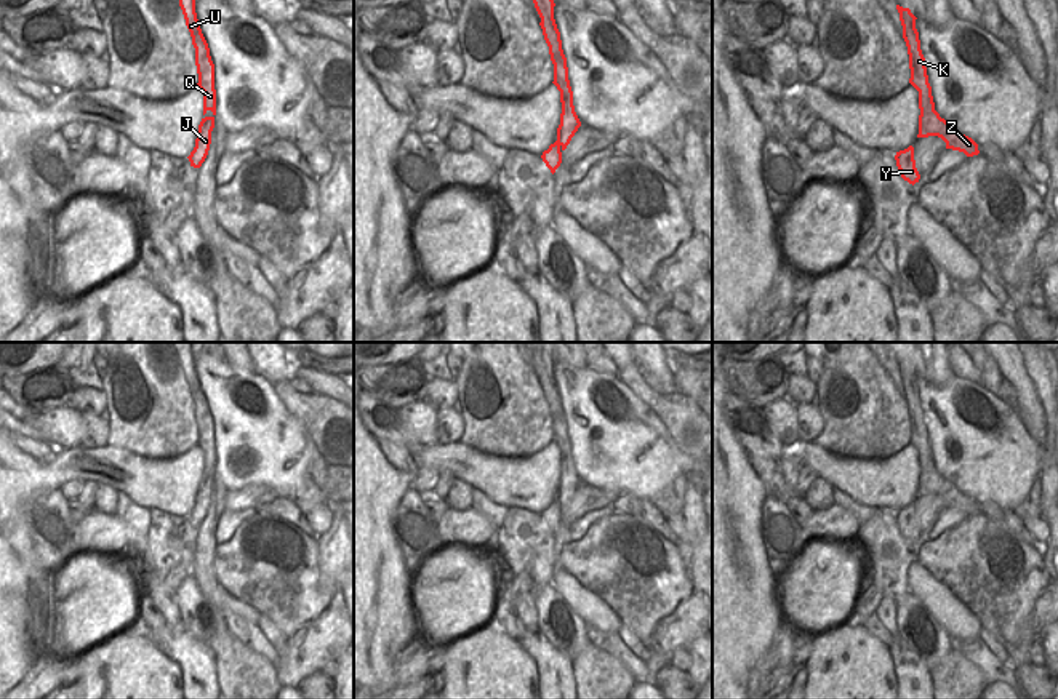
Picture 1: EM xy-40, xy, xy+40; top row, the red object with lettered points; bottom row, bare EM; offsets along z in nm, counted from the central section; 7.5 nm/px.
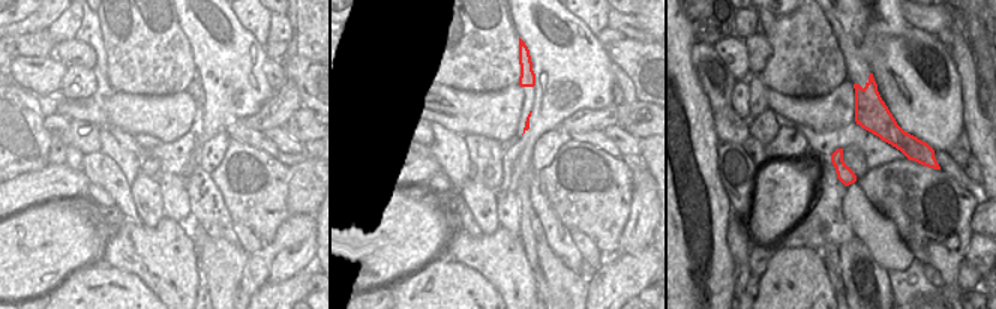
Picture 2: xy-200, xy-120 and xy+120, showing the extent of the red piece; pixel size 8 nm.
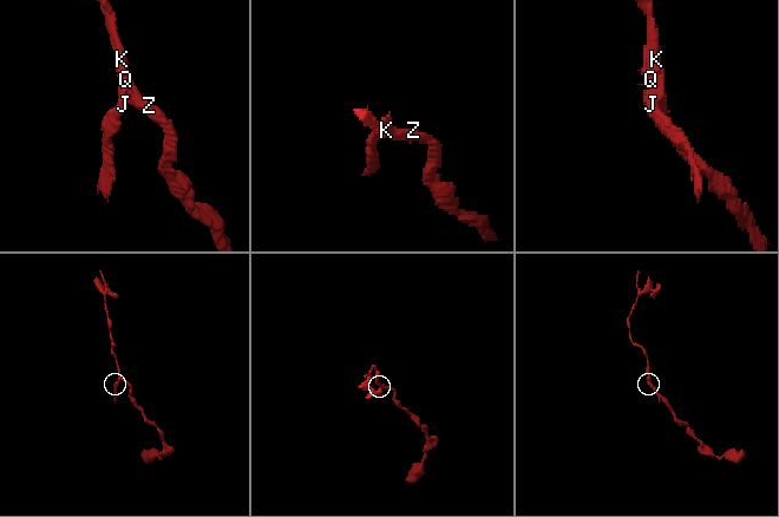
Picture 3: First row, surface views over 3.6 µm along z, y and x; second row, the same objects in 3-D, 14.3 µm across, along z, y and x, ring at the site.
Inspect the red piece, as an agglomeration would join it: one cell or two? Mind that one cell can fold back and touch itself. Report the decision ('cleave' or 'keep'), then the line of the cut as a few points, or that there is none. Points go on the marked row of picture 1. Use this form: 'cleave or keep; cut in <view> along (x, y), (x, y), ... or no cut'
cleave; cut in xy+40 along (929, 85), (919, 91)

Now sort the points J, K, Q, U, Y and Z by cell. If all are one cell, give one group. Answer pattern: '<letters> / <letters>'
J K Q U Y / Z

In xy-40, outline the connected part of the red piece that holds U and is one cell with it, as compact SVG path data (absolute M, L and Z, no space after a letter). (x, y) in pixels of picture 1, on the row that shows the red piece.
M179 0L186 26L192 37L192 45L195 48L195 66L198 74L197 86L203 91L203 107L211 110L216 107L216 90L214 90L214 64L210 56L208 43L198 26L195 13L195 0Z

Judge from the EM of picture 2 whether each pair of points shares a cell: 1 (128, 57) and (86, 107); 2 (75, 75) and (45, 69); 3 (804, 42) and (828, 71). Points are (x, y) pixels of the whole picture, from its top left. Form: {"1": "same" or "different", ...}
{"1": "different", "2": "different", "3": "same"}

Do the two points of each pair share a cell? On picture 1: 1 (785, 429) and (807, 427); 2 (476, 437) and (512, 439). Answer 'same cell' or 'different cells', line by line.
1: different cells
2: same cell

